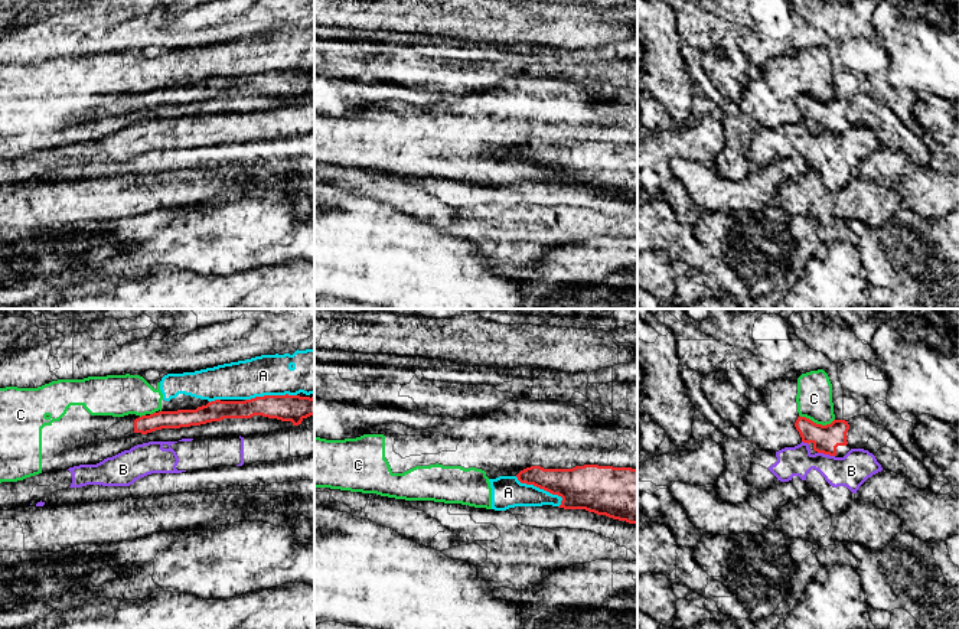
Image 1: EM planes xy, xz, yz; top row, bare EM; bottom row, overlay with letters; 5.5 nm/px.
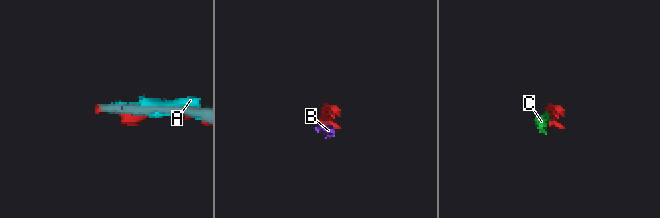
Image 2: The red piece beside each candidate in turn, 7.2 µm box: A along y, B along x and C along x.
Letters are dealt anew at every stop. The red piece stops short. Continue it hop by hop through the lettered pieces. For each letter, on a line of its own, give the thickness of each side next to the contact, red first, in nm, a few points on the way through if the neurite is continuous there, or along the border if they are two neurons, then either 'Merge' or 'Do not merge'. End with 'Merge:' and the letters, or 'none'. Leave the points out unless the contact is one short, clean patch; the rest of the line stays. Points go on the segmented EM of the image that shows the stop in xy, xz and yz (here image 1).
A: Thickness 240 nm (red) against 180 nm. Do not merge
B: Thickness 150 nm (red) against 190 nm. Do not merge
C: Thickness 150 nm (red) against 200 nm. Boundary: yz (799, 414), (822, 424), (829, 424), (834, 420). Do not merge
Merge: none

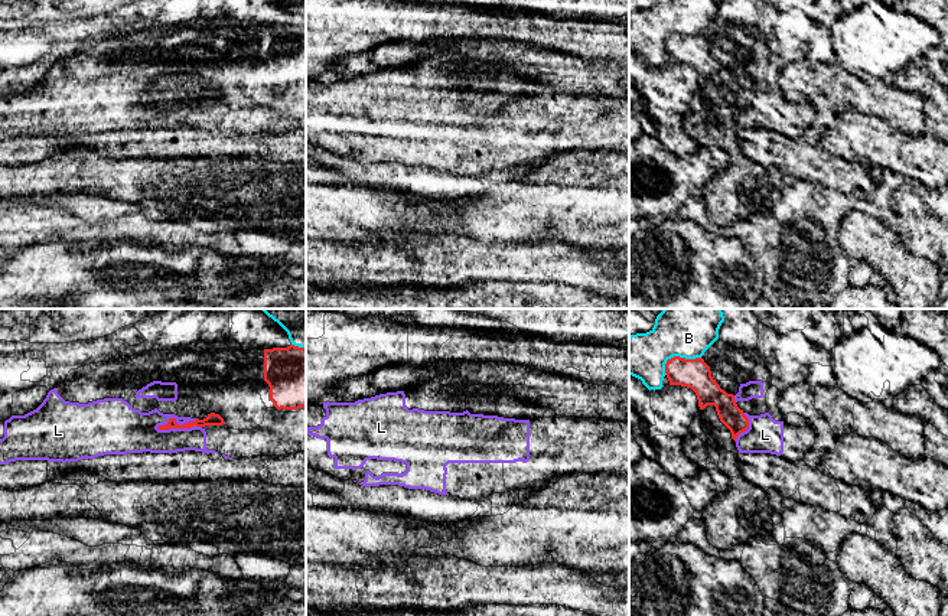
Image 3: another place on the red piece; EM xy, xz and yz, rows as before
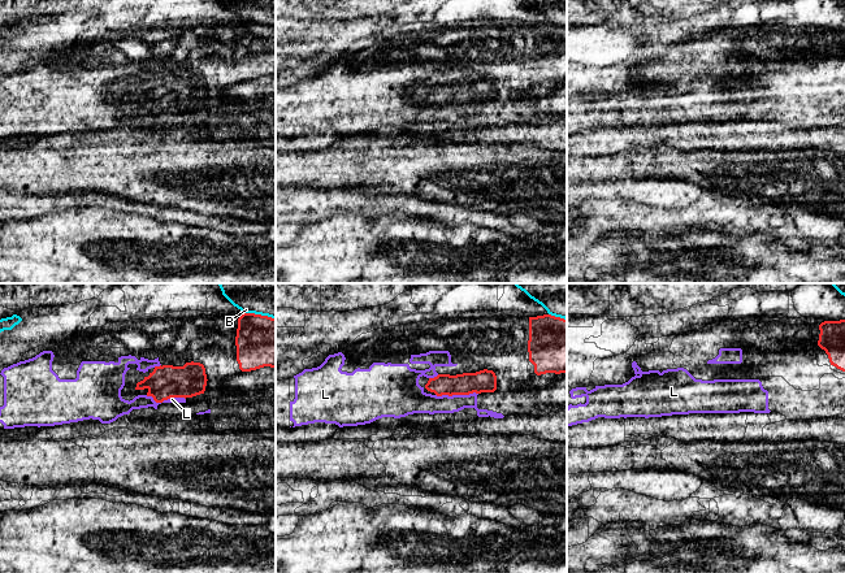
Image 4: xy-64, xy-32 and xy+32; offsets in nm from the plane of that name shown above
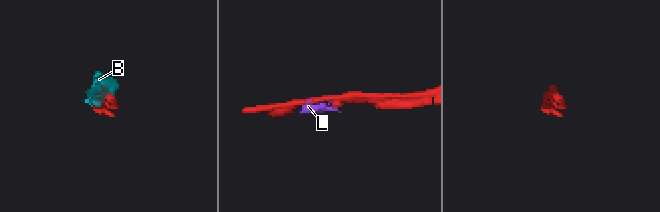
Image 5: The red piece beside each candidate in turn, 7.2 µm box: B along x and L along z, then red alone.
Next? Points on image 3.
B: Thickness 170 nm (red) against 340 nm. Do not merge
L: Thickness 70 nm (red) against 240 nm. Merge
Merge: L

